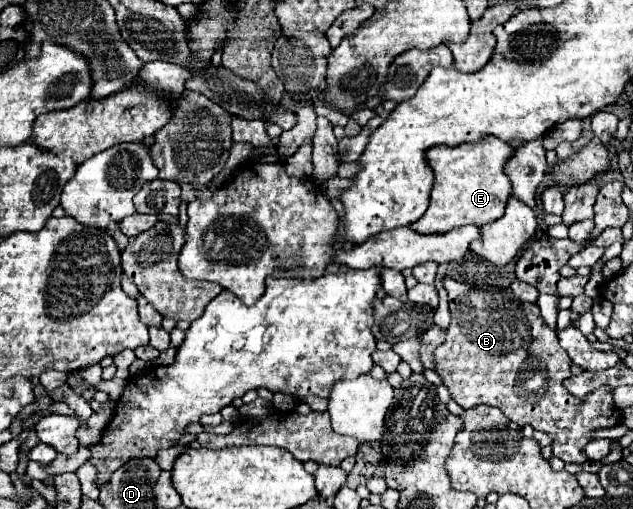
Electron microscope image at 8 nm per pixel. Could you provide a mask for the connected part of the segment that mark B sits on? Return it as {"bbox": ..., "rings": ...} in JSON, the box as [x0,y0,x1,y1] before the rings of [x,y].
{"bbox":[435,276,616,464],"rings":[[[449,276],[443,278],[443,286],[449,292],[451,324],[447,328],[447,340],[435,350],[437,358],[435,370],[441,374],[453,400],[465,410],[479,404],[497,406],[511,422],[519,426],[531,424],[535,430],[549,432],[553,436],[553,456],[561,458],[563,462],[577,462],[577,464],[585,462],[587,456],[583,448],[595,438],[592,432],[616,425],[615,404],[611,396],[613,388],[607,385],[598,388],[586,400],[573,398],[573,395],[563,388],[563,380],[571,376],[571,360],[569,354],[561,350],[555,330],[545,326],[537,310],[537,304],[521,302],[519,298],[513,296],[509,288],[475,290],[469,284],[457,282]]]}

